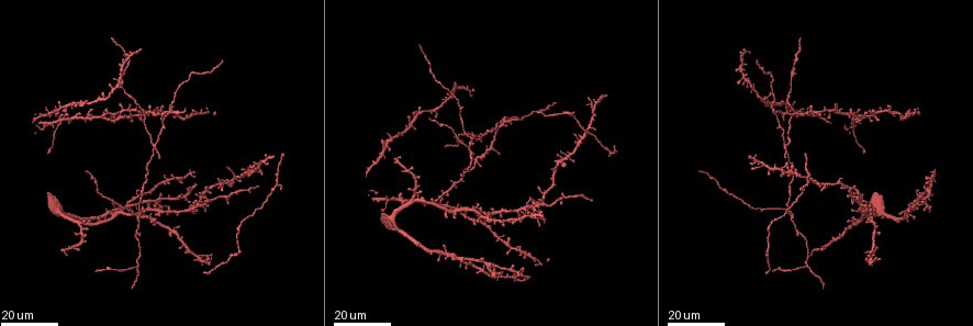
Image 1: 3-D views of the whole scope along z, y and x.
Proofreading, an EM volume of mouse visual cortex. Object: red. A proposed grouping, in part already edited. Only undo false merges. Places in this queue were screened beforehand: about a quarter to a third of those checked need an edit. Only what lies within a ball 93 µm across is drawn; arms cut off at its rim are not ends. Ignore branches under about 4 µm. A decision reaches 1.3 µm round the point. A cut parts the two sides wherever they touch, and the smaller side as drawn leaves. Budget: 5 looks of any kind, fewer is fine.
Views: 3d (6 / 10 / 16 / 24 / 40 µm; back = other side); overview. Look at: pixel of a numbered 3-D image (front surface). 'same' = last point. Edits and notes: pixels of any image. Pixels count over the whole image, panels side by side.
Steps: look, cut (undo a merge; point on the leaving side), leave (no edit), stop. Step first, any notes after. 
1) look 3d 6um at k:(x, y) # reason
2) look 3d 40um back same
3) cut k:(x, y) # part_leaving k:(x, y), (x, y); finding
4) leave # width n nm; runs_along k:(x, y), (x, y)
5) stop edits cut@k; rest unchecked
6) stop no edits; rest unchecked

look 3d 16um at 1:(128, 203) # four or more arms meet

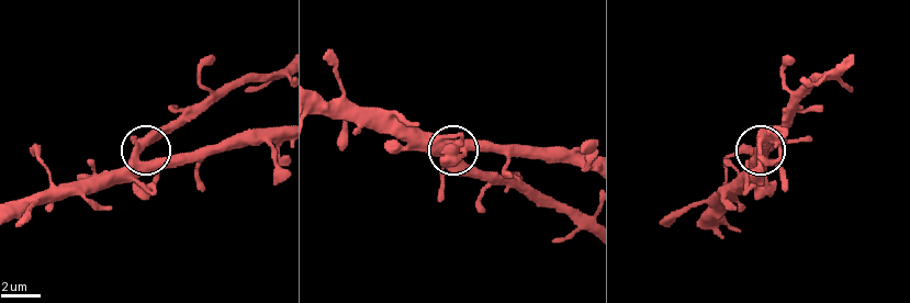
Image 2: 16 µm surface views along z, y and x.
look 3d 6um at 2:(139, 159)

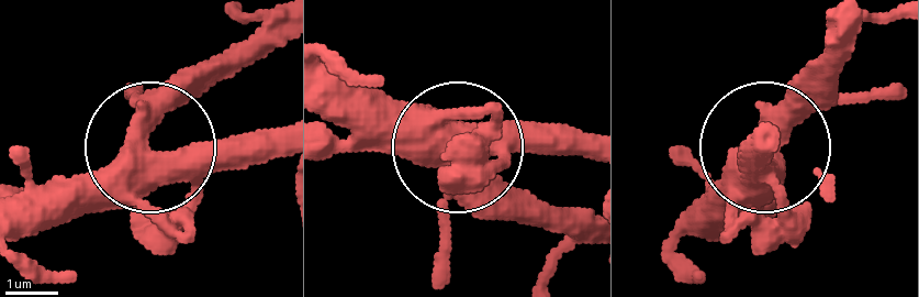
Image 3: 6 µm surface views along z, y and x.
leave # runs_along 3:(19, 238), (71, 220), (150, 154), (281, 158); one cell here

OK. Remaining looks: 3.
look 3d 16um at 1:(805, 267) # two arms in line, one across

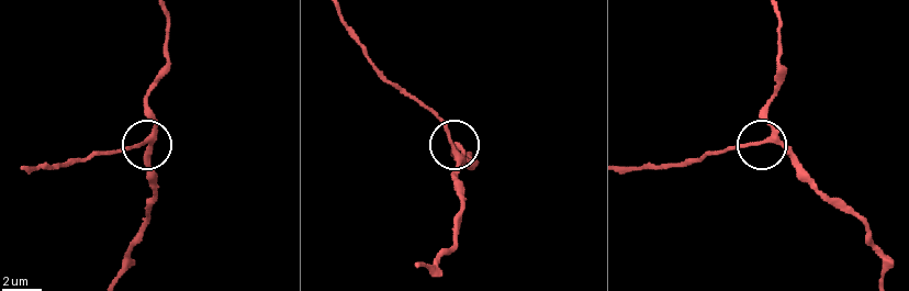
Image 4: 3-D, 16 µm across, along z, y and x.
look 3d 6um at 4:(152, 138) # closer look

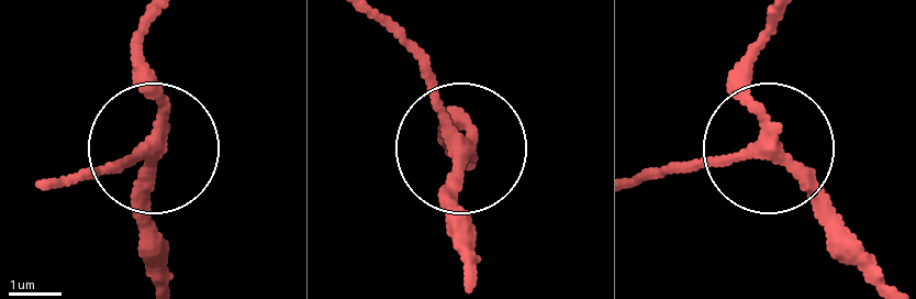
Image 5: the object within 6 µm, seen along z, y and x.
look 3d 6um back at 5:(768, 149)

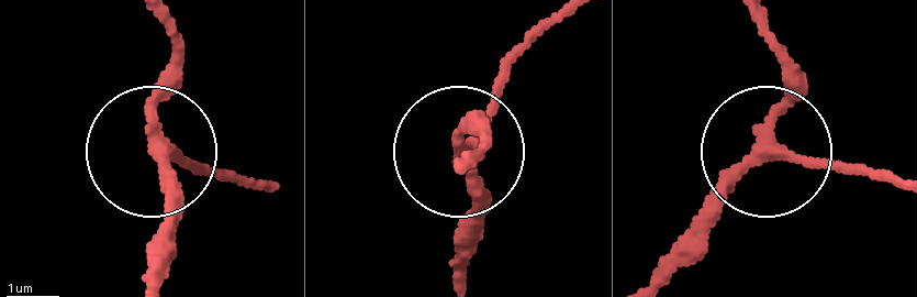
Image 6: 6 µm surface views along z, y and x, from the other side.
leave # arms 3; runs_along 6:(157, 24), (170, 50), (157, 182), (170, 256); continuous, no second cell

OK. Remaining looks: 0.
stop no edits; rest unchecked

